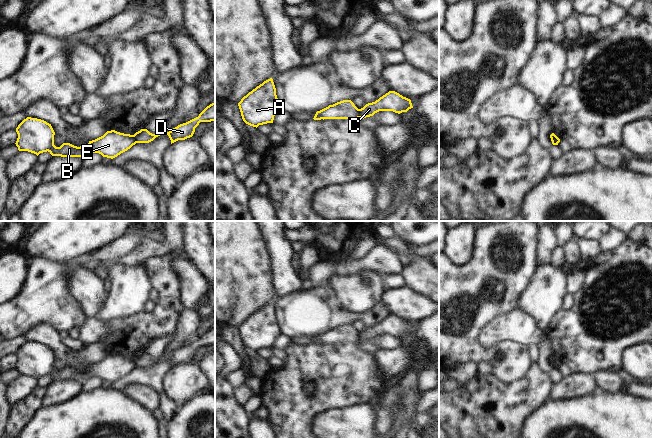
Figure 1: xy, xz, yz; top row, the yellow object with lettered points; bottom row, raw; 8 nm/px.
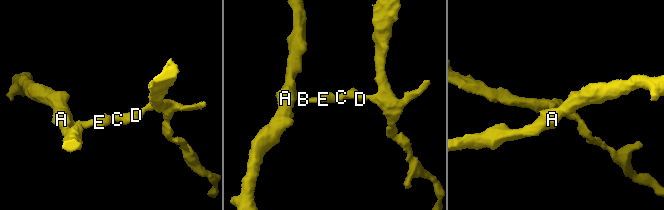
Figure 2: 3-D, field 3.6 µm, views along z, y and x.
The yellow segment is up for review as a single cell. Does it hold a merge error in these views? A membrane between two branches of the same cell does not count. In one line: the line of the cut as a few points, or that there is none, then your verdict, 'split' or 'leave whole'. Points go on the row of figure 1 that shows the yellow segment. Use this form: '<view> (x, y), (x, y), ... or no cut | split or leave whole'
xz (358, 109), (359, 117) | split

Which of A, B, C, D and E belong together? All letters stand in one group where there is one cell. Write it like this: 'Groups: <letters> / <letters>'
Groups: A B E / C D.

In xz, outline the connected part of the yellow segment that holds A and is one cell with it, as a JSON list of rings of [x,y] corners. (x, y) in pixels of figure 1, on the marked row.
[[[273,79],[257,86],[238,103],[243,121],[253,127],[273,123],[274,116],[281,110]]]

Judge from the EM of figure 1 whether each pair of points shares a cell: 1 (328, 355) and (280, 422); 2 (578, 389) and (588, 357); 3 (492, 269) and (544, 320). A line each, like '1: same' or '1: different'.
1: same
2: different
3: different

